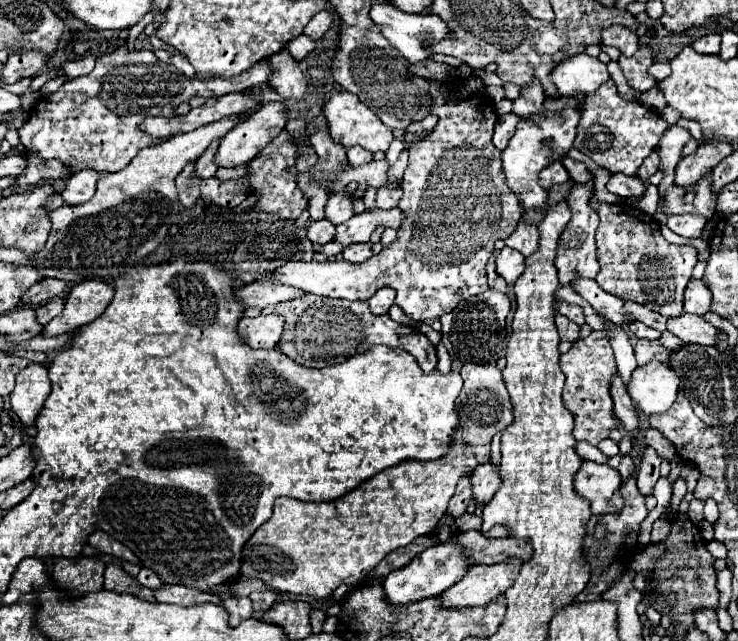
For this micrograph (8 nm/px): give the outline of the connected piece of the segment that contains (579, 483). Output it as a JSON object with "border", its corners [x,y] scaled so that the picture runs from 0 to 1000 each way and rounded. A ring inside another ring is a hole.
{"border":[[[787,719],[787,729],[776,744],[782,772],[801,785],[801,797],[806,803],[836,797],[836,791],[841,791],[841,772],[836,772],[839,757],[841,741],[836,741],[836,735],[822,722]]]}

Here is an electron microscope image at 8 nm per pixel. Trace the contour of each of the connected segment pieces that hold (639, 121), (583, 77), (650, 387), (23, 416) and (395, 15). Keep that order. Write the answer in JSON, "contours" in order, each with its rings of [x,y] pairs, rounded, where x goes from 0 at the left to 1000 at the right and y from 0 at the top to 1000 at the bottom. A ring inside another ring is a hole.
{"contours":[[[[825,126],[814,136],[814,142],[809,142],[809,148],[795,148],[787,173],[787,192],[782,198],[779,232],[790,236],[812,261],[828,270],[847,270],[858,276],[863,273],[871,248],[888,236],[904,201],[907,192],[890,173],[882,173],[863,158],[844,158],[833,129]]],[[[795,83],[763,92],[749,111],[749,129],[768,151],[806,145],[820,126],[825,126],[822,101]]],[[[877,566],[858,579],[852,616],[863,644],[879,651],[885,644],[901,644],[912,632],[917,604],[917,585],[912,585],[904,566]]],[[[42,566],[28,582],[23,582],[23,601],[15,613],[15,638],[31,666],[42,666],[47,660],[47,651],[66,619],[66,610],[69,594],[64,588],[61,569]]],[[[508,2],[503,8],[503,30],[516,42],[516,51],[519,58],[533,67],[533,73],[543,83],[543,89],[551,95],[551,98],[568,98],[570,92],[581,89],[584,83],[576,80],[576,67],[587,67],[587,64],[598,64],[603,55],[608,55],[608,45],[603,42],[603,36],[589,27],[589,23],[554,23],[554,20],[546,20],[541,17],[538,11],[533,11],[530,5],[514,5]]]]}

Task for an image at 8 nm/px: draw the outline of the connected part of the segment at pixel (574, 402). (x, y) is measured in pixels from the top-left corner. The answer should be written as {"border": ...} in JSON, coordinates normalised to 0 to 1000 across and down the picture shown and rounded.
{"border":[[[804,516],[795,529],[779,532],[776,541],[760,554],[757,569],[768,588],[763,607],[763,629],[779,651],[776,679],[782,688],[798,688],[809,694],[814,685],[825,682],[825,672],[831,666],[836,666],[831,657],[831,626],[825,616],[828,585],[833,585],[836,569],[831,544],[825,538],[825,526],[820,523],[820,516]]]}

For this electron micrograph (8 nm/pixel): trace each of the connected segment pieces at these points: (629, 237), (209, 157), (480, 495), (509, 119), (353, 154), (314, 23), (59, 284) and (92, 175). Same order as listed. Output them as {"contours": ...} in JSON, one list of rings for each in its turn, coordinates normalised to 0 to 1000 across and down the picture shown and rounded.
{"contours":[[[[801,310],[801,323],[812,332],[809,354],[809,404],[814,413],[806,438],[825,457],[841,466],[858,466],[885,479],[885,485],[901,495],[917,495],[925,488],[925,454],[936,435],[936,423],[944,410],[944,392],[931,382],[912,382],[893,363],[893,348],[877,339],[863,323],[850,317],[820,320]]],[[[289,223],[289,229],[283,229],[283,236],[278,236],[278,242],[272,242],[272,248],[267,248],[264,273],[270,279],[280,279],[280,276],[289,276],[291,273],[294,257],[289,254],[289,236],[294,236],[294,223]]],[[[660,719],[654,725],[646,725],[641,735],[641,775],[644,785],[663,785],[671,766],[679,760],[679,741],[671,722]]],[[[684,176],[673,186],[673,198],[671,198],[671,211],[668,211],[668,223],[671,223],[673,232],[682,232],[690,223],[690,217],[695,214],[703,189],[706,186],[698,176]]],[[[476,229],[476,232],[470,232],[470,248],[473,248],[473,254],[478,257],[478,261],[486,261],[486,257],[495,257],[495,254],[500,254],[503,248],[505,248],[505,242],[503,239],[497,239],[492,229]]],[[[438,14],[432,23],[427,23],[421,33],[419,33],[419,39],[413,42],[413,55],[421,55],[424,61],[435,61],[438,58],[438,51],[449,42],[449,36],[451,36],[451,17],[449,14]]],[[[61,432],[56,435],[53,441],[47,441],[37,457],[34,457],[34,466],[28,466],[31,473],[61,473],[61,470],[69,470],[80,460],[88,457],[88,451],[93,448],[93,441],[83,438],[83,435],[72,435],[72,432]]],[[[112,264],[102,273],[96,273],[88,282],[88,295],[83,301],[88,320],[112,320],[129,304],[129,285],[134,279],[134,270],[126,264]]]]}

